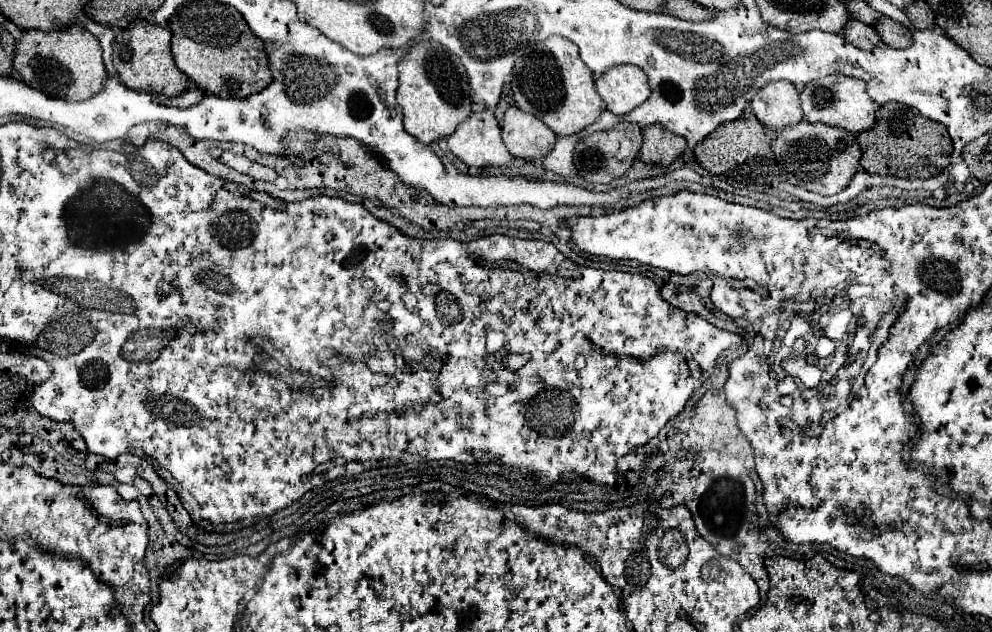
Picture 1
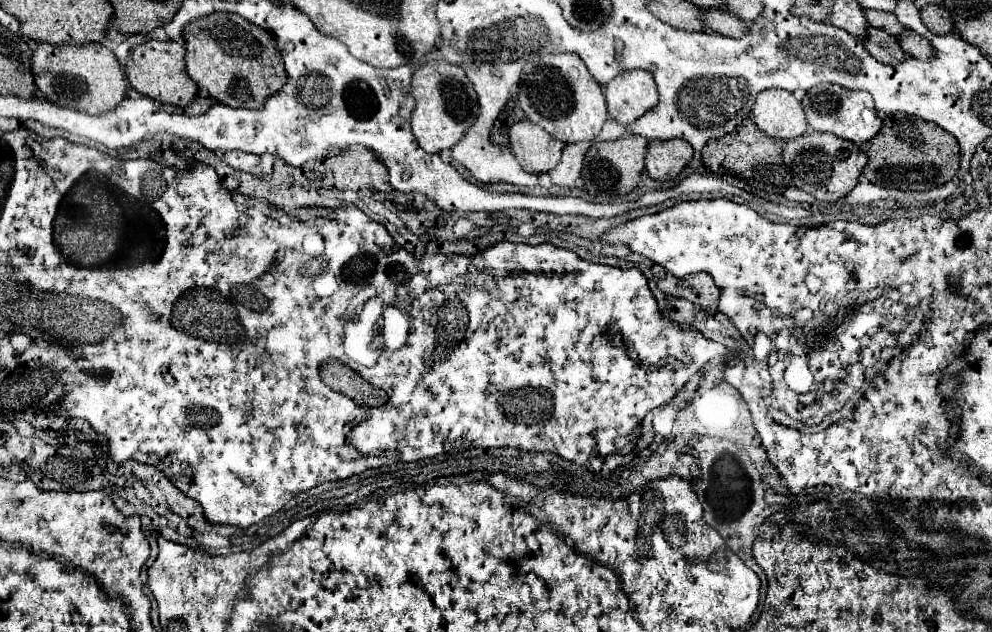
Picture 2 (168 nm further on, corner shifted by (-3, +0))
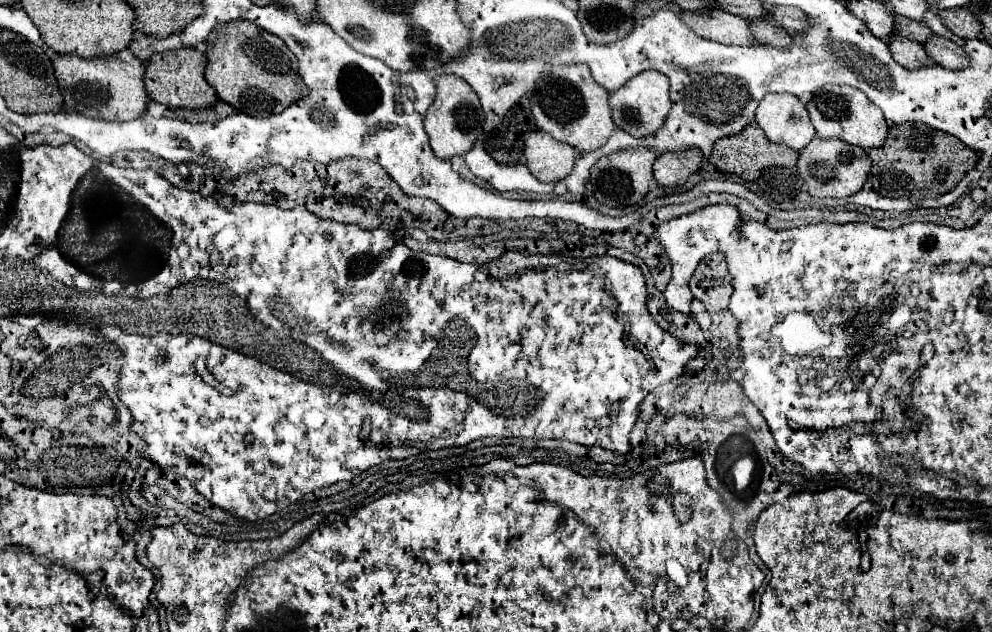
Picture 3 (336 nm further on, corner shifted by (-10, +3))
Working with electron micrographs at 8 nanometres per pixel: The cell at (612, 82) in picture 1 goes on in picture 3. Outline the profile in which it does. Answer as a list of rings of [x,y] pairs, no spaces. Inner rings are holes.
[[[646,70],[628,80],[622,88],[618,88],[614,94],[610,94],[610,108],[612,108],[612,120],[618,128],[626,130],[634,138],[646,138],[652,136],[664,122],[670,112],[670,96],[668,96],[668,78],[662,72]]]

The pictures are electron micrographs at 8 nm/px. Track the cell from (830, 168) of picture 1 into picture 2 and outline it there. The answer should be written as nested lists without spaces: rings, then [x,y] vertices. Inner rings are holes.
[[[805,131],[805,135],[785,141],[783,161],[793,175],[795,187],[811,193],[819,201],[837,201],[857,185],[867,163],[867,153],[861,151],[857,143],[841,139],[835,133]]]

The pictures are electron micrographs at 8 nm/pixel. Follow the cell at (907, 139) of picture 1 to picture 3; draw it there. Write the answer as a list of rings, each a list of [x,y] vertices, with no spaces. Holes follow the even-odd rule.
[[[900,124],[892,126],[888,130],[886,142],[878,150],[868,150],[868,156],[872,160],[872,170],[870,170],[870,184],[874,192],[890,198],[902,198],[902,196],[912,196],[914,192],[922,192],[922,198],[938,198],[946,192],[950,192],[964,176],[976,166],[976,152],[970,152],[958,138],[946,136],[944,132],[938,132],[934,128],[926,128],[926,124]]]

